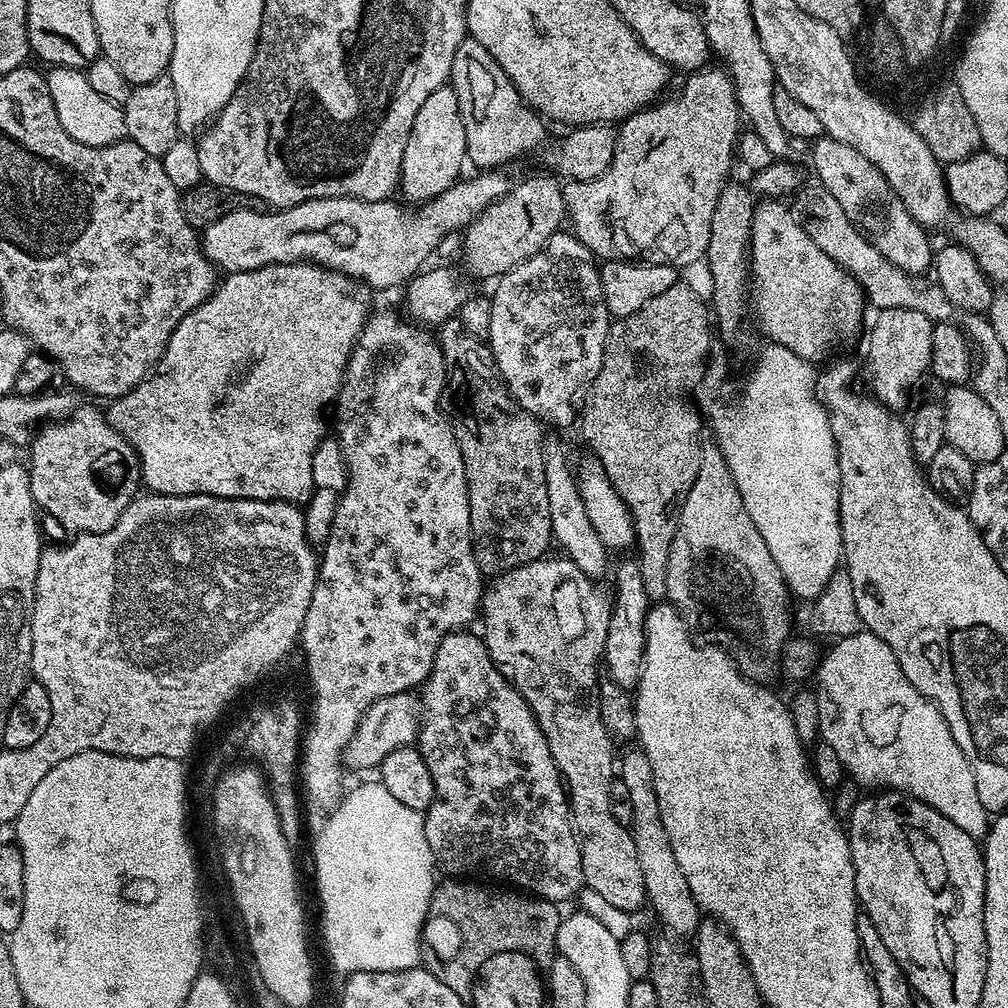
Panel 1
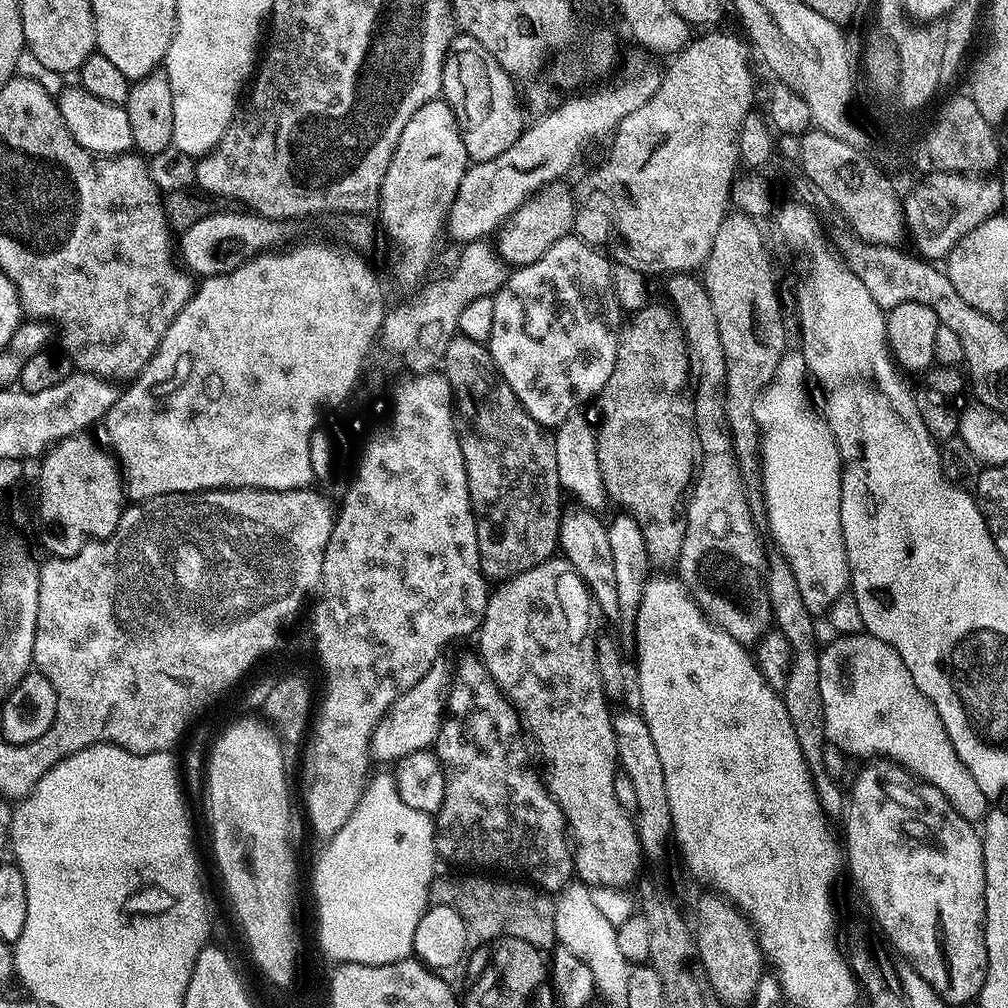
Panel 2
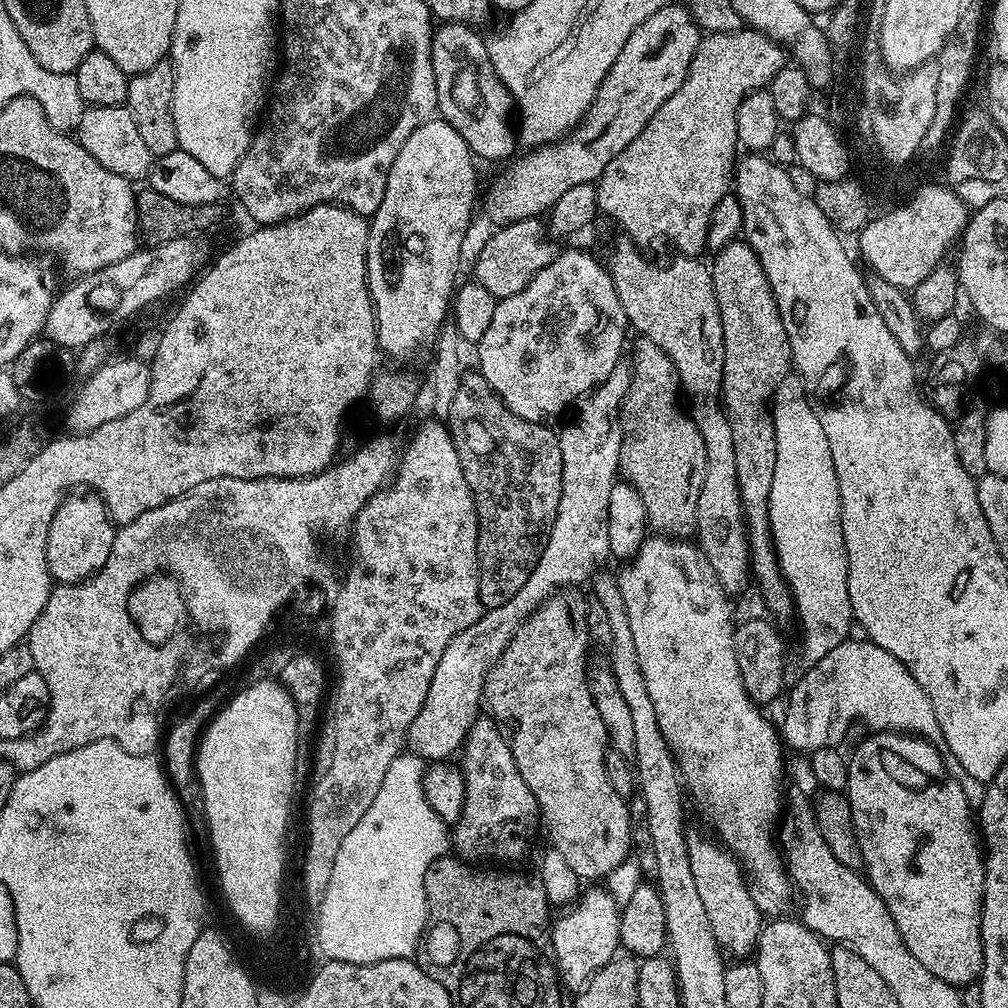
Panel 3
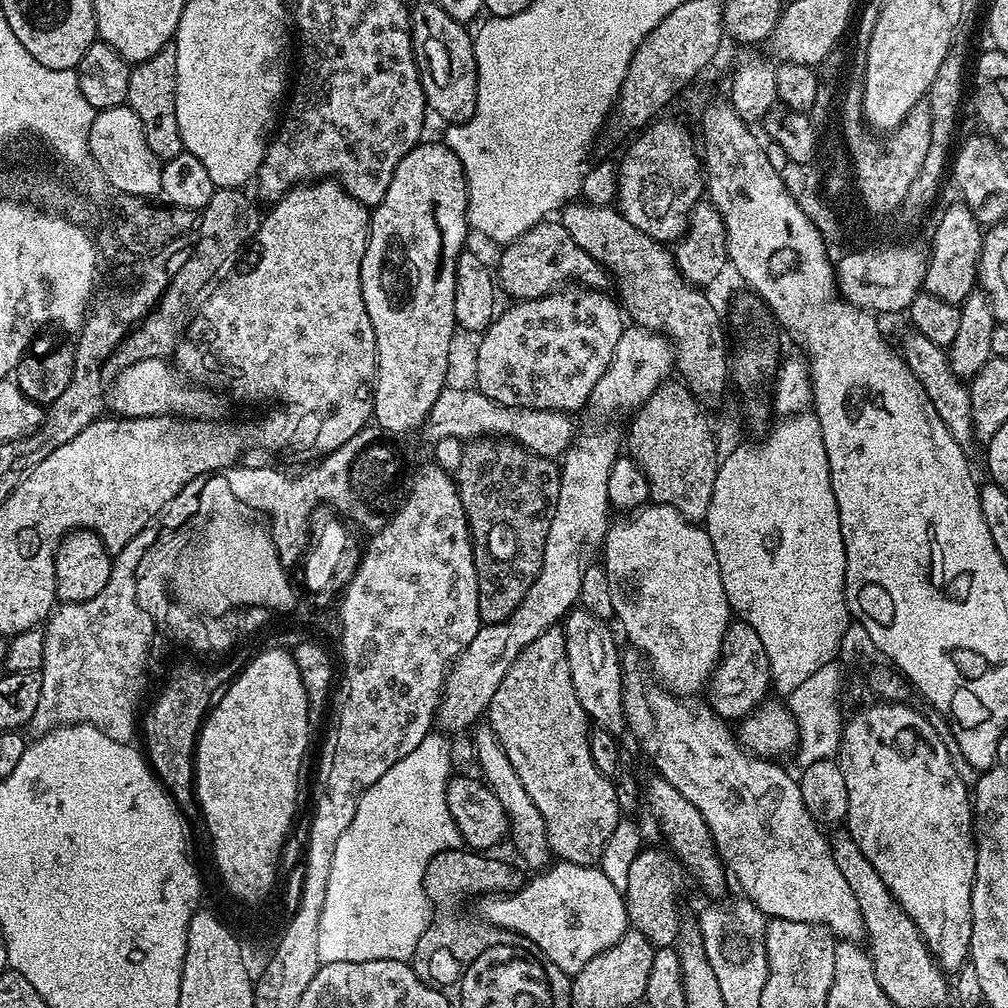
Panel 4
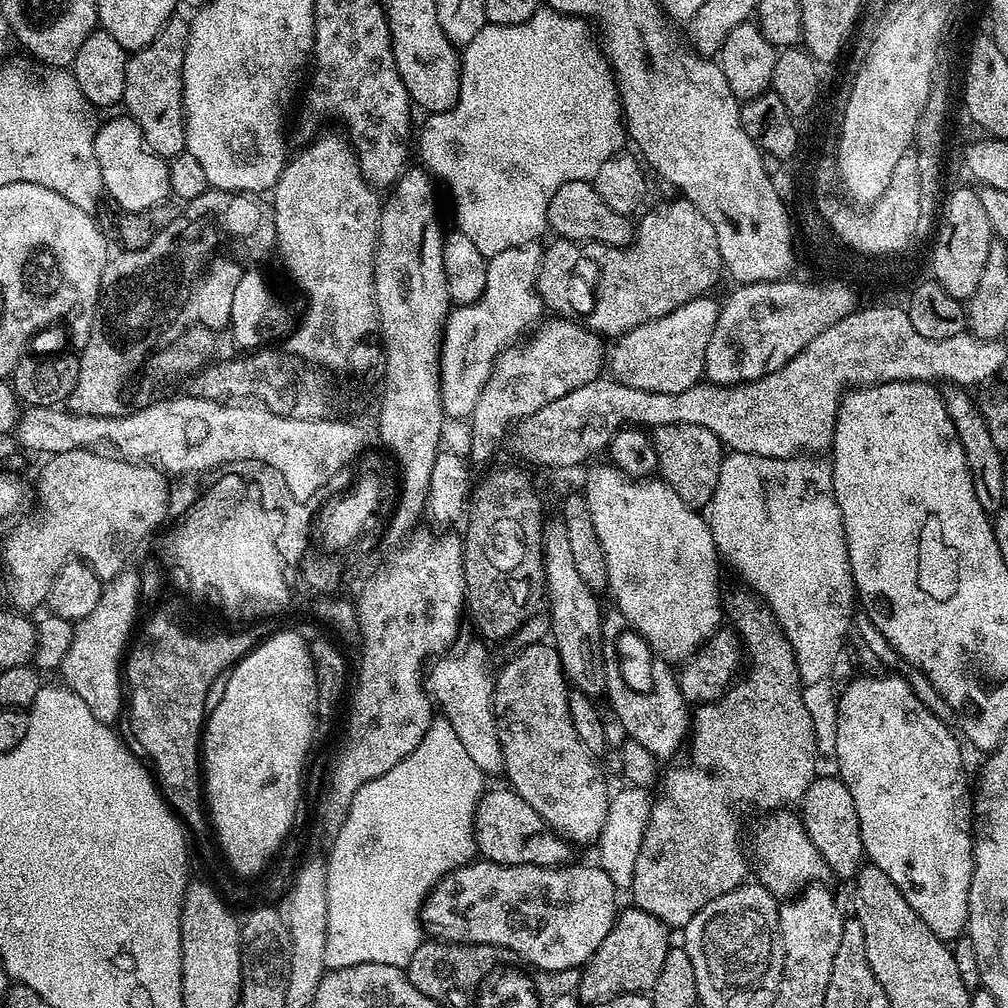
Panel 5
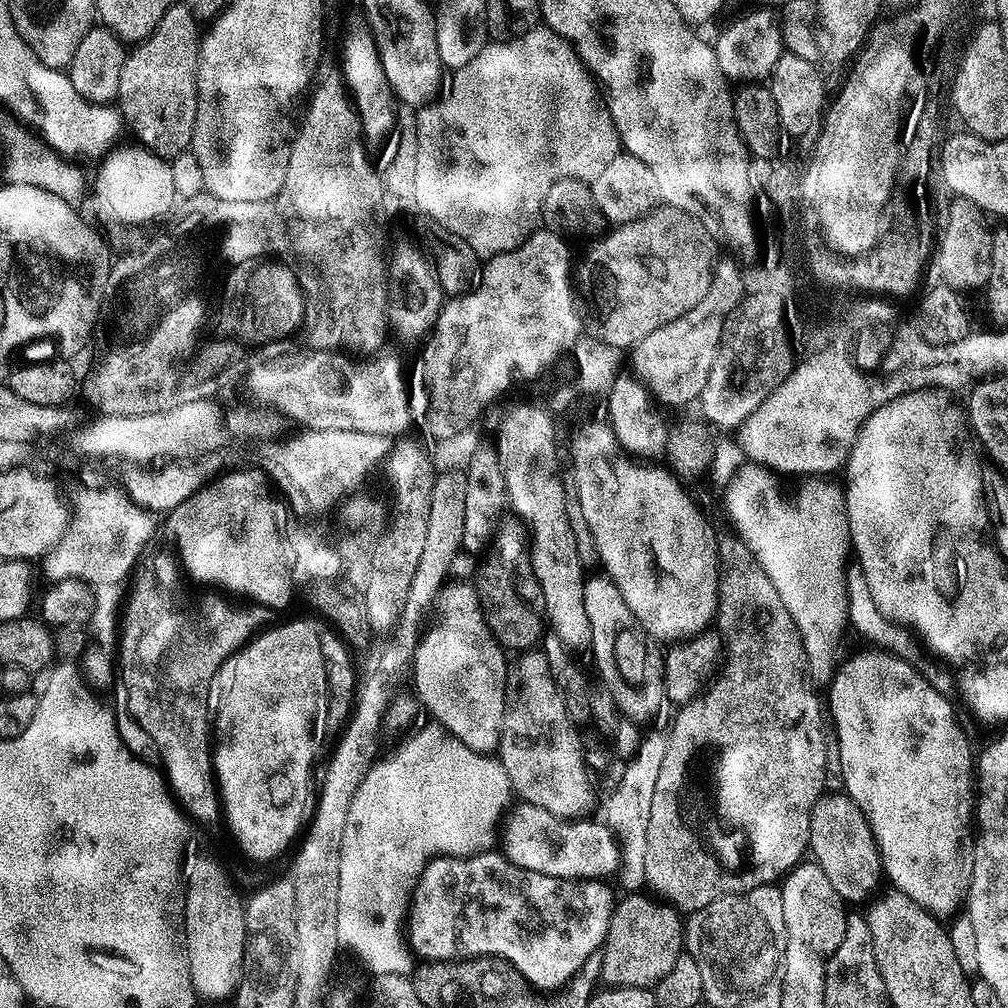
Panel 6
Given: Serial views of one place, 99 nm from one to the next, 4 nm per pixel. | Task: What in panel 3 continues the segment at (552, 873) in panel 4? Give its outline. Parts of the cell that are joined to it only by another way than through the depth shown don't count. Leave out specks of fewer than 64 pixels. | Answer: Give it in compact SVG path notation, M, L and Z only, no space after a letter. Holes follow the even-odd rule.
M588 886L577 895L575 901L567 905L565 916L560 916L551 921L550 935L552 938L552 955L556 962L556 970L561 985L565 989L579 990L584 983L592 977L608 960L615 960L620 947L620 910L621 905L608 893L607 887Z

